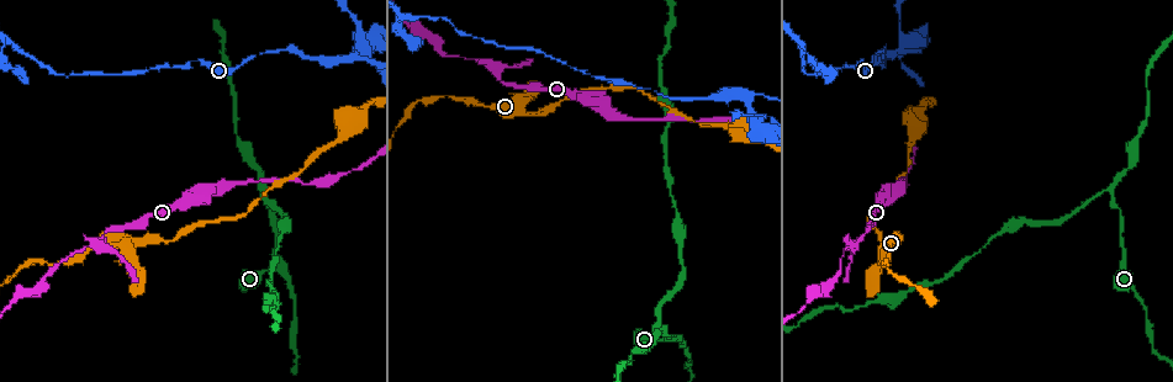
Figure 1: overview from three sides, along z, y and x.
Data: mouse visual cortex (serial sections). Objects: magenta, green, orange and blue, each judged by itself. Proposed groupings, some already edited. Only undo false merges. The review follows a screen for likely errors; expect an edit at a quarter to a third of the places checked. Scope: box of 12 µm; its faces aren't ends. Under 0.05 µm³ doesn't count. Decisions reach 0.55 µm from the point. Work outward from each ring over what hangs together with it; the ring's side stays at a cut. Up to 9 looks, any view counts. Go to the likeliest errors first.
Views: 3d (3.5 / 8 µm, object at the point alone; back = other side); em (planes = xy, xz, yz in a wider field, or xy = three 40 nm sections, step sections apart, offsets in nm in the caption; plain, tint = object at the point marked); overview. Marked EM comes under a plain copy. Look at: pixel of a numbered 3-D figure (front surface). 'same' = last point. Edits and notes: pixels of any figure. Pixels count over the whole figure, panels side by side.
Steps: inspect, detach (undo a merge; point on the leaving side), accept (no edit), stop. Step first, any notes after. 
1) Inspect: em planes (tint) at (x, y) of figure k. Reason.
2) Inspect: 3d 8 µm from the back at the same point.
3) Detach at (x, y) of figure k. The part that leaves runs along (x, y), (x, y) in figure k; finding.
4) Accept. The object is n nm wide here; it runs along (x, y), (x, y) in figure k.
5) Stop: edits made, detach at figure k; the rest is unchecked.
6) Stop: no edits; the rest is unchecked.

Inspect: 3d 3.5 µm at (410, 17) of figure 1. Narrows sharply.

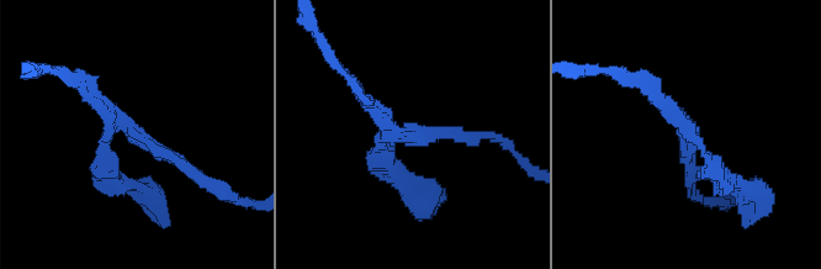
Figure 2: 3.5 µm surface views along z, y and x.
Inspect: em xy step 5 (tint) at (409, 135) of figure 2. Shape alone is not enough.

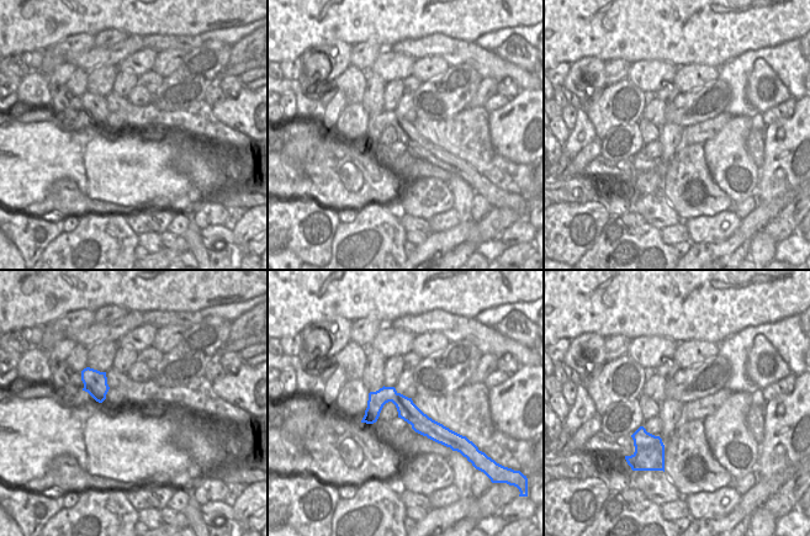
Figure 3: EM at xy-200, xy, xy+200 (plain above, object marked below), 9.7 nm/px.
Accept. The arms are 150, 200, 250 nm wide; it runs along (477, 136), (386, 136), (386, 164) in figure 2; continuous, no second cell.

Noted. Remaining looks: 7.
Inspect: 3d 3.5 µm at (678, 337) of figure 1. Two arms in line, one across.

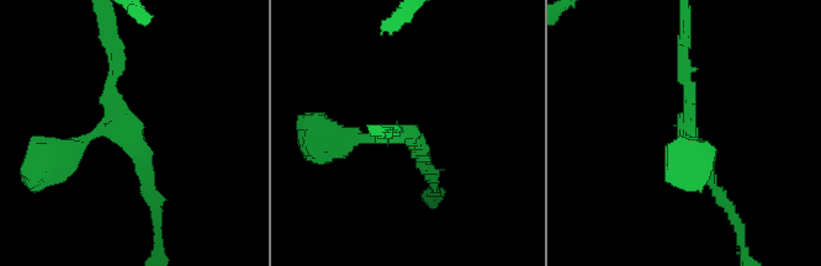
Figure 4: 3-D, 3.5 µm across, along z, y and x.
Inspect: em xy step 2 (tint) at (137, 136) of figure 4. 3 arms meet here; the arms are 150, 150, 250 nm wide; need the tissue.

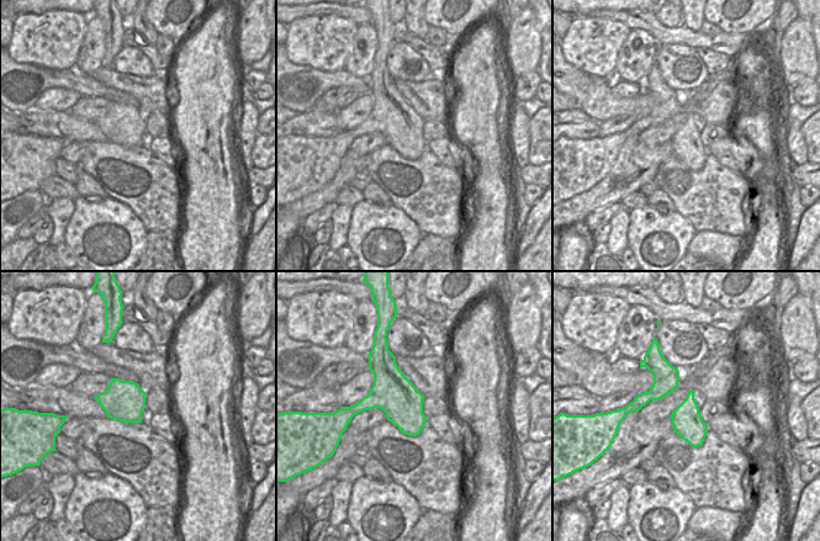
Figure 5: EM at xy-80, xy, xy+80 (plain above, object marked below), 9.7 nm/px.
Accept. It runs along (65, 150), (123, 123), (153, 203) in figure 4; all the same cell.

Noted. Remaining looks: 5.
Inspect: 3d 3.5 µm at (657, 327) of figure 1. Three arms meet.

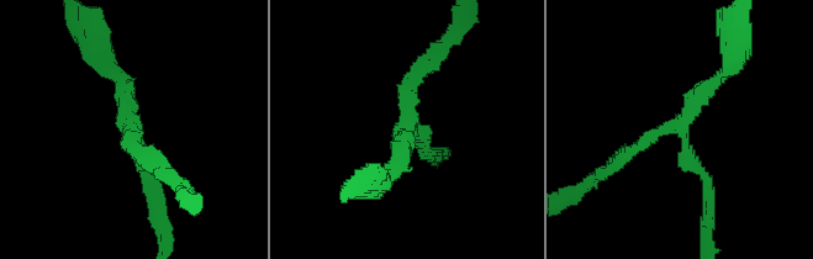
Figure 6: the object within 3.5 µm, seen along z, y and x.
Inspect: em planes (tint) at (134, 129) of figure 6. 3 arms meet here; the arms are 150, 200, 200 nm wide.

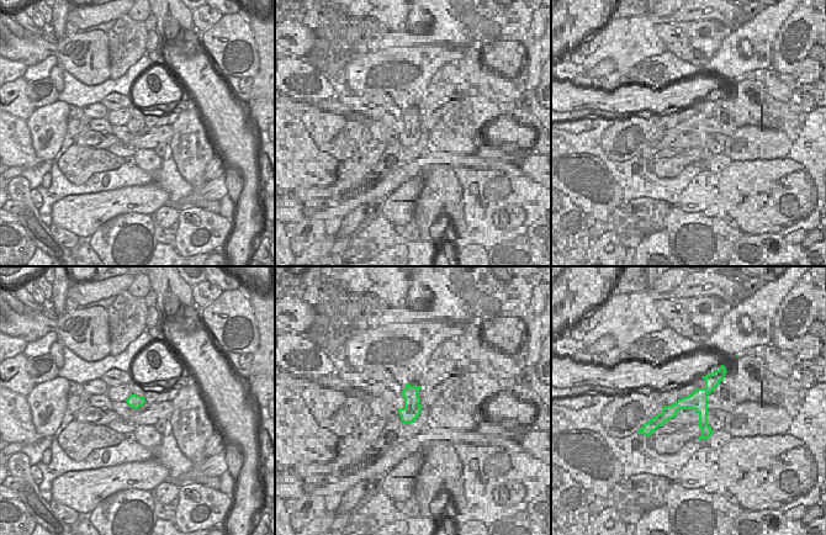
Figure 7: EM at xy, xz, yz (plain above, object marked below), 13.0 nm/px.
Accept. It runs along (433, 154), (407, 114), (426, 67) in figure 6; continuous, no second cell.

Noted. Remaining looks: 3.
Inspect: 3d 3.5 µm at (844, 248) of figure 1. Sudden change in width.

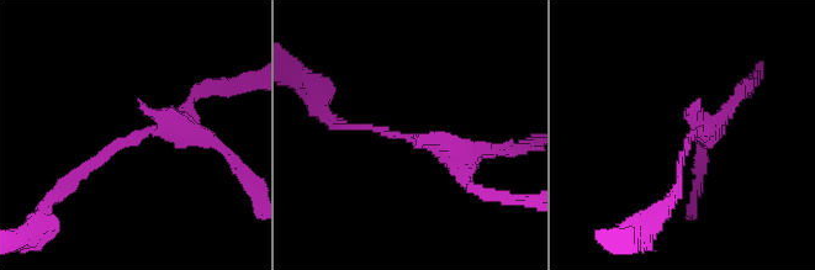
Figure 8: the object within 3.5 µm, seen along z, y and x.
Inspect: em xy step 2 (tint) at (136, 136) of figure 8. The arms are 100, 250 nm wide; shape alone is not enough.

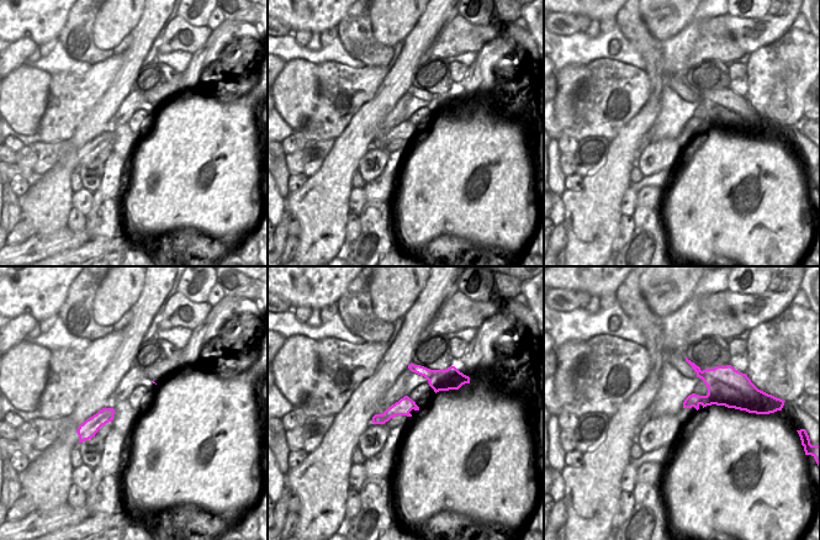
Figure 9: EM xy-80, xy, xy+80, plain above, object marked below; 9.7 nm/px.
Detach at (227, 152) of figure 8. A border runs along (708, 393), (714, 403) in figure 9; two cells meet here.

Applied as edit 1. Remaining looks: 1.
Stop: edits made, detach at figure 8; the rest is unchecked.

